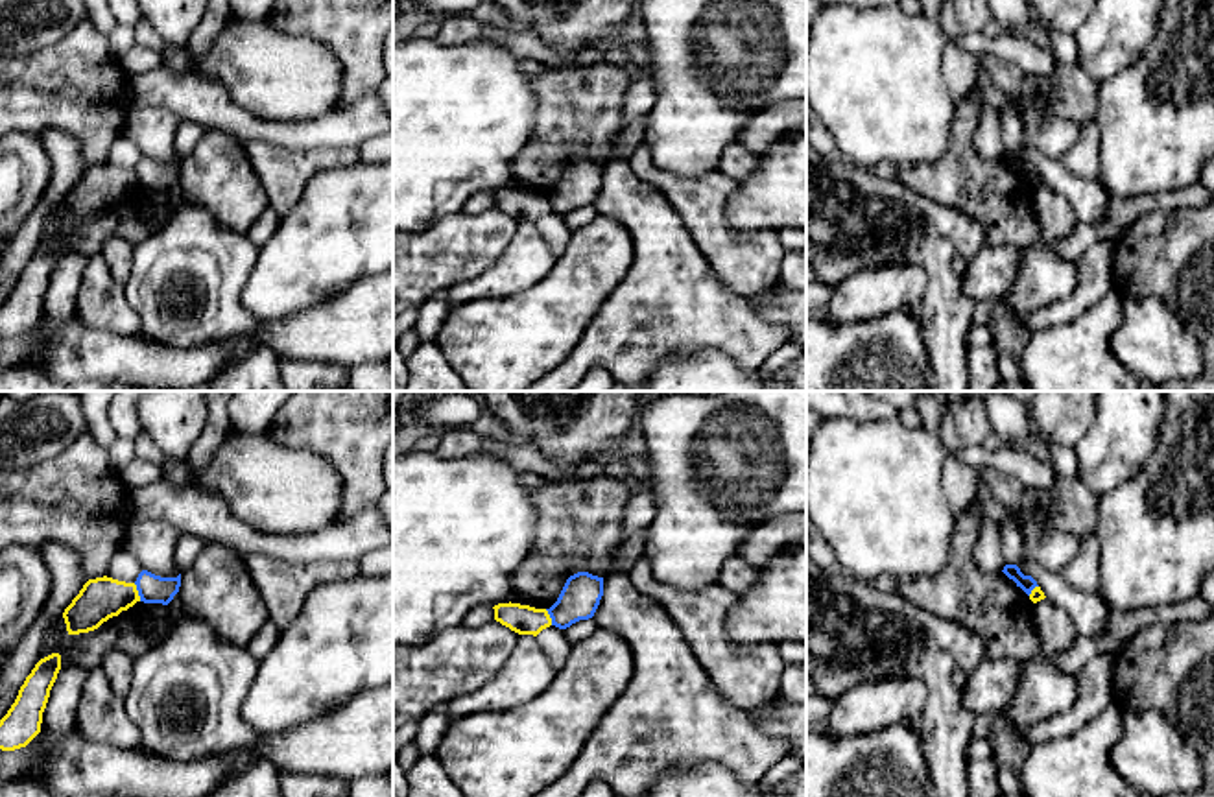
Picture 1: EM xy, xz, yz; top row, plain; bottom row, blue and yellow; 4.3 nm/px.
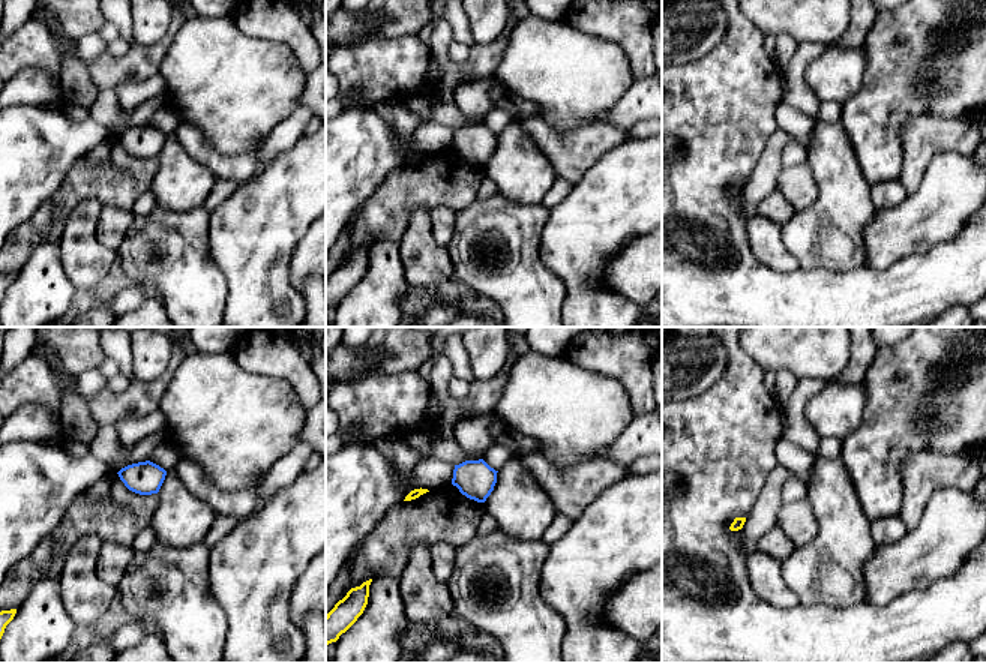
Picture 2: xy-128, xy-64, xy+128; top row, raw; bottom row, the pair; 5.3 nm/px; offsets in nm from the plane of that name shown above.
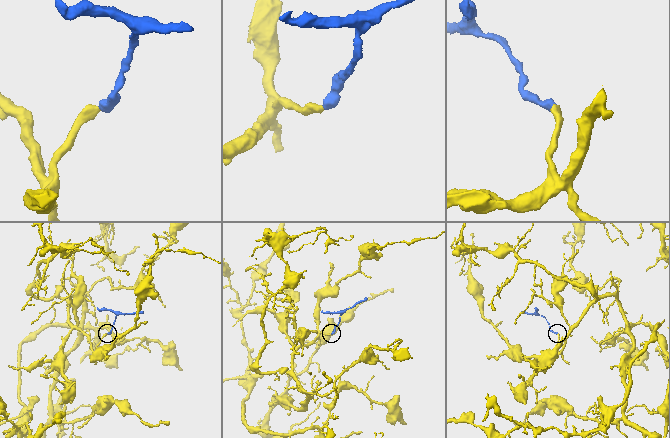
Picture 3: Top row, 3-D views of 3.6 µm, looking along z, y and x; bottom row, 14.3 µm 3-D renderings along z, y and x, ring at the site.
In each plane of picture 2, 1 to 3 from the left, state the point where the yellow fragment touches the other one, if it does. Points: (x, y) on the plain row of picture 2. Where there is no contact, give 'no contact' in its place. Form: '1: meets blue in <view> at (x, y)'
1: no contact
2: no contact
3: no contact

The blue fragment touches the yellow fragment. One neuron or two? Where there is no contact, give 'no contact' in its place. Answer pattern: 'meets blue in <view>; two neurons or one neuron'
meets blue in xy; two neurons

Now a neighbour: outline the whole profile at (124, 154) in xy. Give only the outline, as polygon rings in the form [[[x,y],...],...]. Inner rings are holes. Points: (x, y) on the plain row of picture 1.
[[[120,135],[107,153],[107,164],[125,170],[135,170],[140,159],[138,148],[125,135]]]

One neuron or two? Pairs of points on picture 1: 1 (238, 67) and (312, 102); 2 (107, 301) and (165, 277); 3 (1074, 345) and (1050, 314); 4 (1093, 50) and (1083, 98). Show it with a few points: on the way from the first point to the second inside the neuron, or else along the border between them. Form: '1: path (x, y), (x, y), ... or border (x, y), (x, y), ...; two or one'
1: path (257, 67), (286, 76), (294, 83); one
2: border (124, 286), (128, 303), (142, 320), (141, 331); two
3: border (1096, 301), (1069, 321), (1047, 325), (1028, 334); two
4: border (1078, 67), (1098, 85); two

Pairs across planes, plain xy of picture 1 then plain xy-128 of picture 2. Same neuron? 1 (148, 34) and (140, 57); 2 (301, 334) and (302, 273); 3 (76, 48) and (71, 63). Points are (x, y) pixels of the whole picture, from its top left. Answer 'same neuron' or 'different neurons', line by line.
1: different neurons
2: same neuron
3: different neurons

